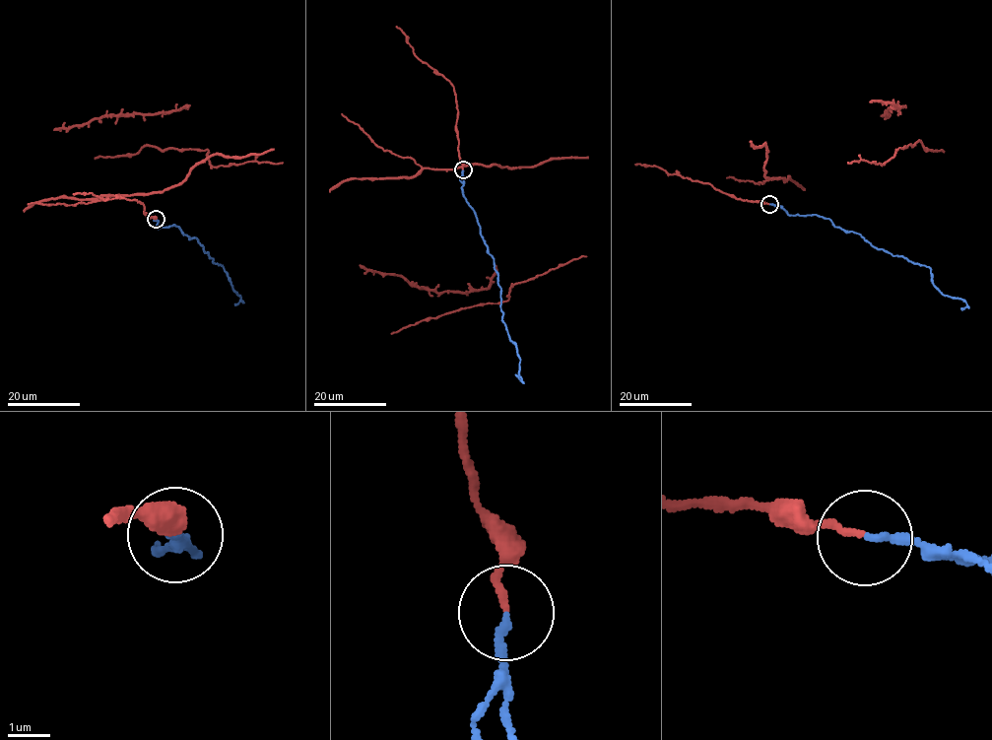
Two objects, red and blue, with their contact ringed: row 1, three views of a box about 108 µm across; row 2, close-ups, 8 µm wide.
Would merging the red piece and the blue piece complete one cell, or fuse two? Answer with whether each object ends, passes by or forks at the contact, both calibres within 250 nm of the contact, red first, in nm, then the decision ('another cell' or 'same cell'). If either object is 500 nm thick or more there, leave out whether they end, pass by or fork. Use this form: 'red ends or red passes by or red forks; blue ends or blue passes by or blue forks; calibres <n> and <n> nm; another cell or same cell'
red ends; blue ends; calibres 170 and 190 nm; same cell

